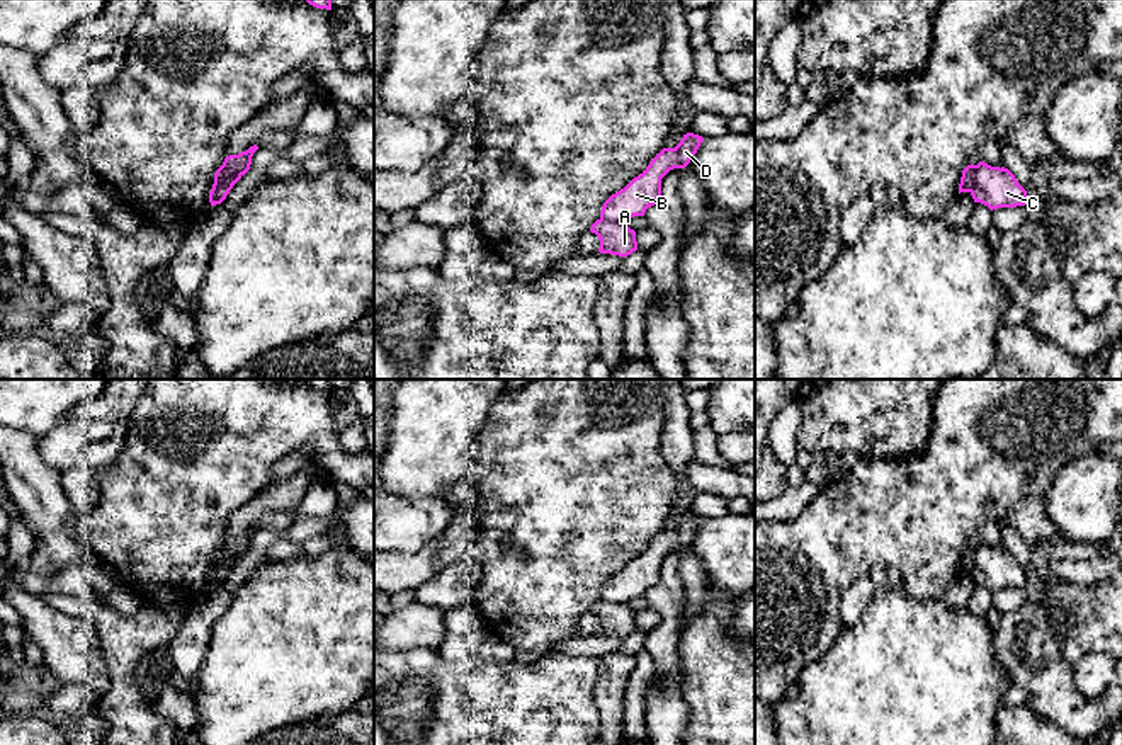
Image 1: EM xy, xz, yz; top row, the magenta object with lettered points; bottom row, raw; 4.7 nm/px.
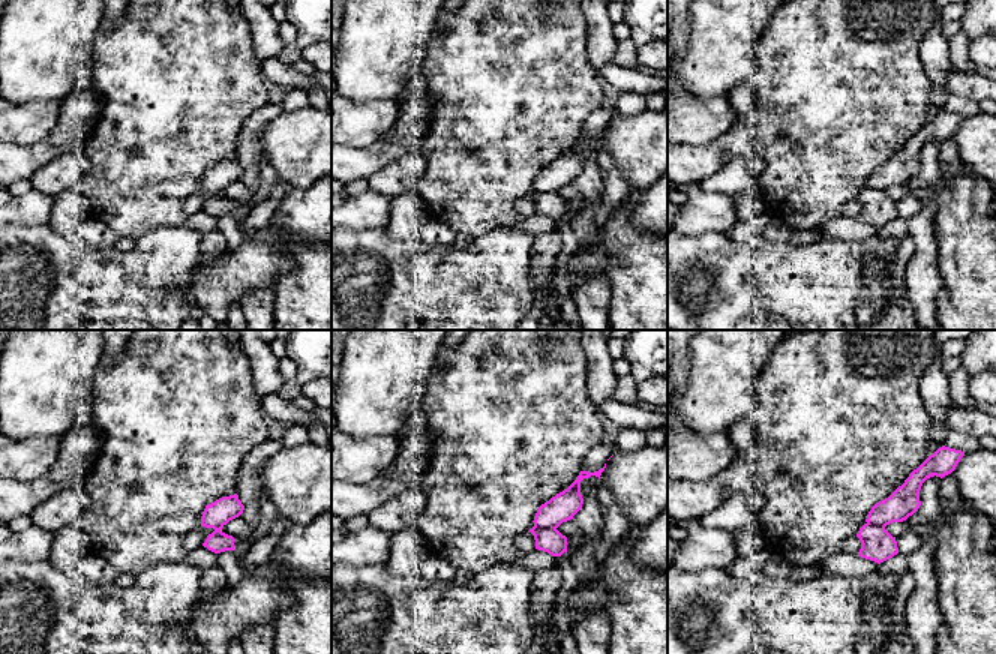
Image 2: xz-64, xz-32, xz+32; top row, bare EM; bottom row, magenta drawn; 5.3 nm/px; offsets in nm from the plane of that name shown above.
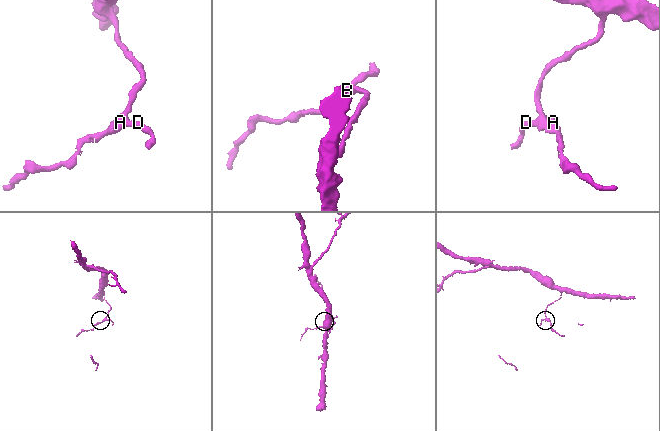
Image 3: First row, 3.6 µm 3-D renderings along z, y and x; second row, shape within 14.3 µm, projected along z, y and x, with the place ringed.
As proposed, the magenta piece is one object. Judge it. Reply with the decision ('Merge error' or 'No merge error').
Merge error

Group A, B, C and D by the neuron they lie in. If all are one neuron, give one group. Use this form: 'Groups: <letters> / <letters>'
Groups: A C / B D

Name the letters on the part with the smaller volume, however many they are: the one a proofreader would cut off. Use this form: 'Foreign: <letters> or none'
Foreign: A, C

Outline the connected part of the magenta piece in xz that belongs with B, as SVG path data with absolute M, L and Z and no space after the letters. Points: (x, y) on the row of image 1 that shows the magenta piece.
M687 133L675 148L663 148L643 173L604 202L600 218L627 223L634 216L644 216L661 197L661 179L673 168L685 168L702 141L702 136Z

